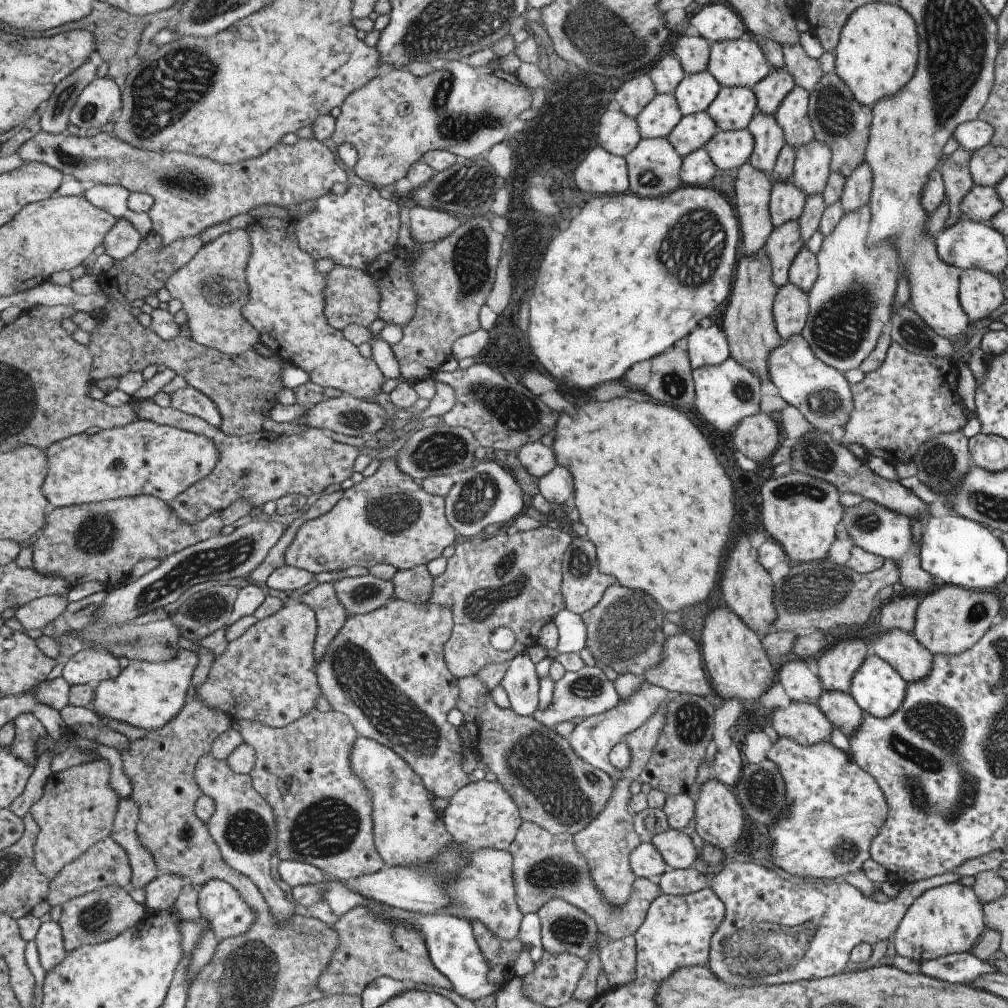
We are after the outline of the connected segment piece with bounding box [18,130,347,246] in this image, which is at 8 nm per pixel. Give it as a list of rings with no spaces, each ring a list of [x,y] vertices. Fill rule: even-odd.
[[[41,131],[19,147],[18,154],[25,162],[47,163],[75,179],[89,182],[123,185],[130,192],[143,191],[155,199],[153,208],[148,212],[154,224],[153,232],[160,234],[163,246],[187,237],[196,237],[209,227],[221,224],[238,214],[243,214],[274,204],[287,210],[293,210],[299,203],[319,198],[330,192],[335,182],[345,183],[345,172],[335,162],[335,156],[315,137],[300,138],[295,144],[279,143],[263,156],[247,159],[235,164],[213,162],[184,153],[159,153],[134,147],[113,133],[99,132],[93,136],[72,136]]]

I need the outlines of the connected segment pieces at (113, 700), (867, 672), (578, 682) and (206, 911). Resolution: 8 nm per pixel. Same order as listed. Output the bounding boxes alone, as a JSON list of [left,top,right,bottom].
[[89,648,200,729],[848,651,905,718],[532,665,619,728],[197,879,256,940]]

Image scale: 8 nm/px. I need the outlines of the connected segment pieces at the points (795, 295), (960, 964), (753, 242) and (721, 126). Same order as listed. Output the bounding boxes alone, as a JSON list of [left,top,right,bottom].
[[772,281,808,340],[919,952,997,984],[733,162,773,257],[706,87,756,131]]

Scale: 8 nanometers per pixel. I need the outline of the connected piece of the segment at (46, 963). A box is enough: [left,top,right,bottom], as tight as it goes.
[35,919,68,975]

